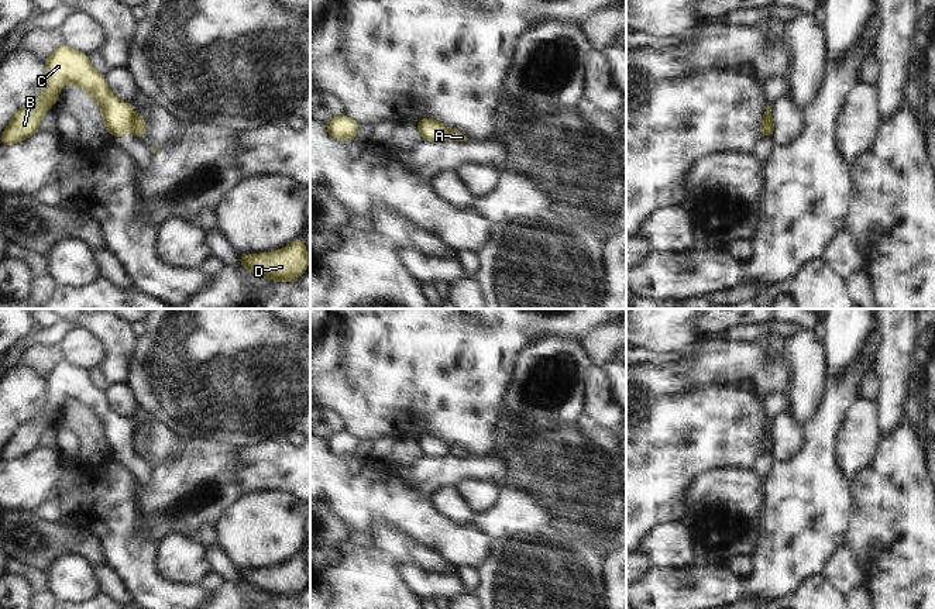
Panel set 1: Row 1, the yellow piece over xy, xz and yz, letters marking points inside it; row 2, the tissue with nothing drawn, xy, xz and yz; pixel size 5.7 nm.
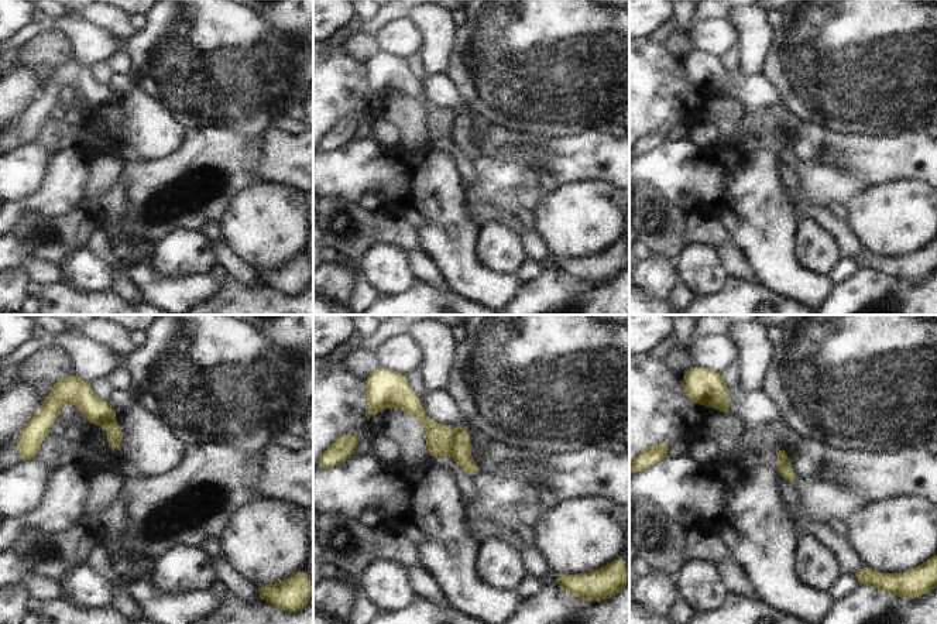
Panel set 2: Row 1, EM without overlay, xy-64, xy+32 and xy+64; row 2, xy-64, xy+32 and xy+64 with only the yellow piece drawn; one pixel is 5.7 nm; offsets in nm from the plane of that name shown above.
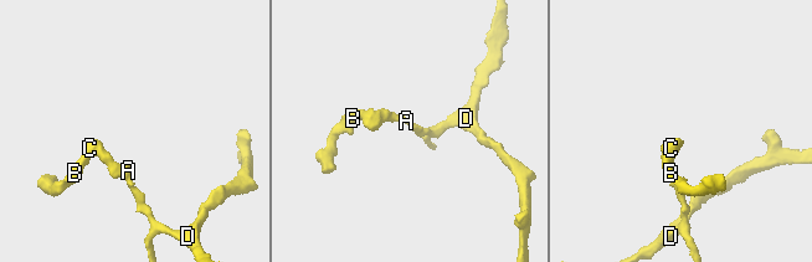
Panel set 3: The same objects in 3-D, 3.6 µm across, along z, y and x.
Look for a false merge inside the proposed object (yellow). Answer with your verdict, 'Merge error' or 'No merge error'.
Merge error

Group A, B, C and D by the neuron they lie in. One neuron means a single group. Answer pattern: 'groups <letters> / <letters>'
groups A D / B C

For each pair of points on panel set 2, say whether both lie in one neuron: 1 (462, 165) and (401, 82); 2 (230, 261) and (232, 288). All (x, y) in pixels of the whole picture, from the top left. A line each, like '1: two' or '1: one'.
1: one
2: two

